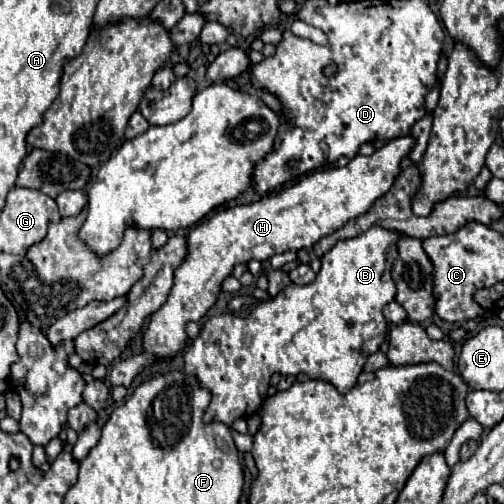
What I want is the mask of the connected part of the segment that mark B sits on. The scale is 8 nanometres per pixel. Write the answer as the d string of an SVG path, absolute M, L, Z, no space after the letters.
M371 227L355 239L337 241L335 247L321 257L321 271L313 283L285 287L277 297L261 301L247 317L235 317L233 313L209 317L203 325L201 335L189 345L183 357L185 373L197 377L197 383L203 389L211 391L211 403L205 411L203 421L221 421L231 427L235 419L255 415L267 397L267 387L273 373L307 373L311 379L329 381L339 393L347 393L357 383L367 357L379 351L379 345L387 335L383 307L397 295L391 267L397 259L397 241L401 237L403 235L397 231Z

